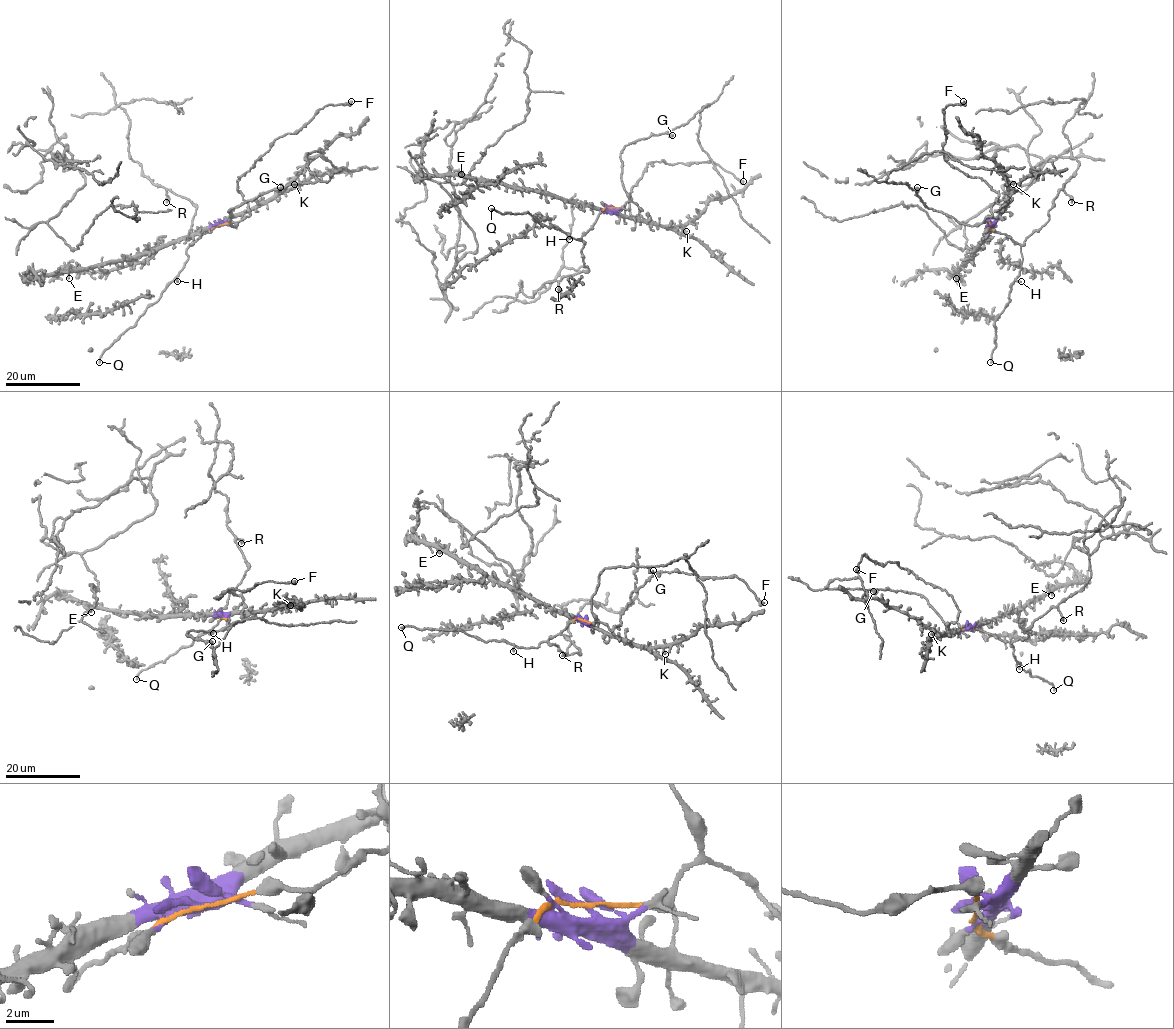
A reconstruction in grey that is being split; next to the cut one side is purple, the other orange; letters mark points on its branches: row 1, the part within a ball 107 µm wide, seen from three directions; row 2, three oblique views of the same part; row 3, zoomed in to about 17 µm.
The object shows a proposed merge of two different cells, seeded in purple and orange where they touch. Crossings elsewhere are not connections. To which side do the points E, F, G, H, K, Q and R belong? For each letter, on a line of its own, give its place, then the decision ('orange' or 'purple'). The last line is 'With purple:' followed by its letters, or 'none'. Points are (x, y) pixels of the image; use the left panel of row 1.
E: at (69, 278); purple
F: at (351, 101); orange
G: at (280, 187); orange
H: at (177, 281); orange
K: at (294, 184); purple
Q: at (99, 362); orange
R: at (166, 202); orange
With purple: E, K

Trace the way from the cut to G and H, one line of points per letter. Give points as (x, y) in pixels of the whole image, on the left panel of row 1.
G: (219, 225), (236, 223), (232, 226), (229, 223), (229, 210), (281, 187)
H: (219, 225), (188, 245), (187, 260), (177, 281)

